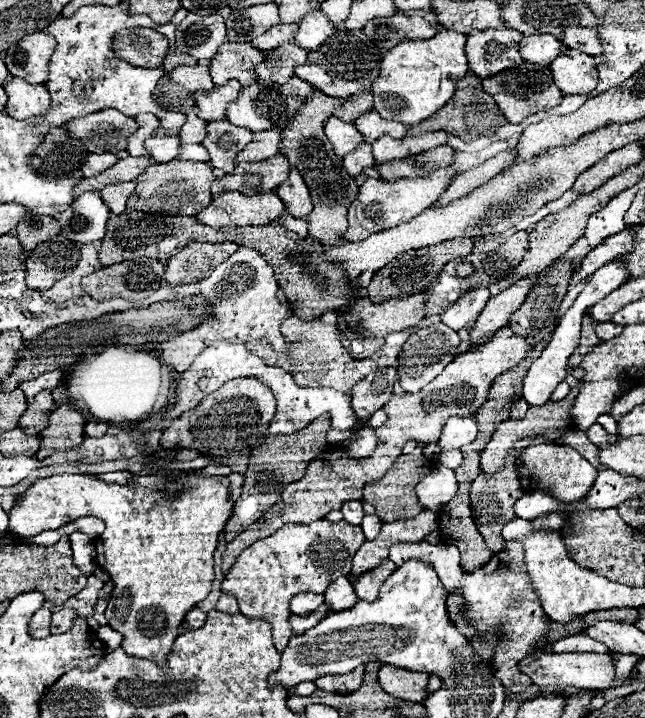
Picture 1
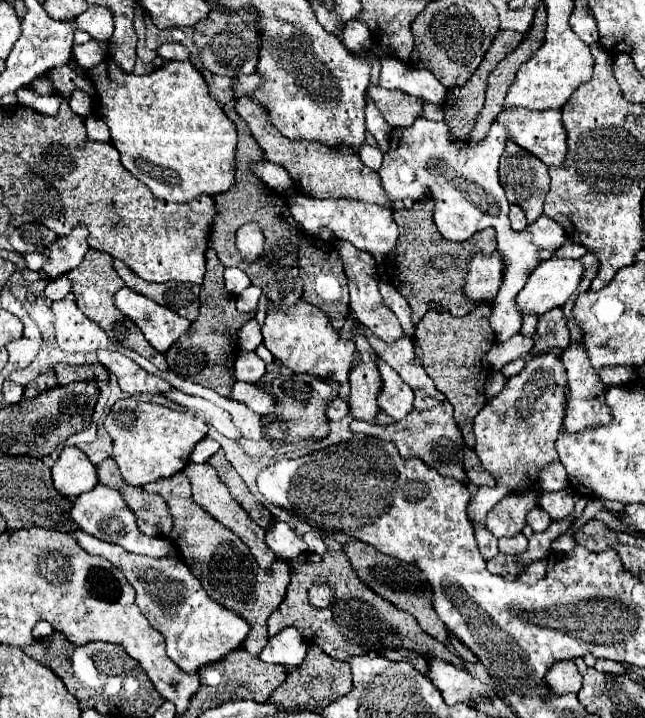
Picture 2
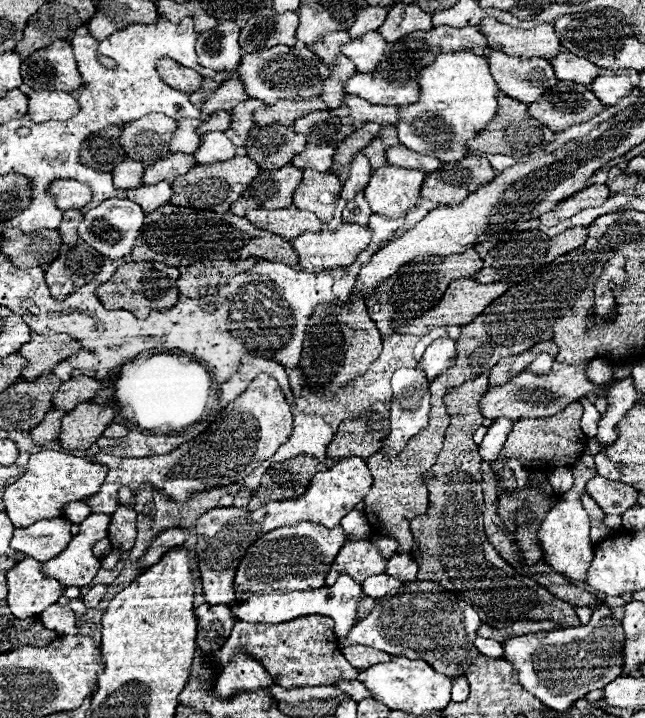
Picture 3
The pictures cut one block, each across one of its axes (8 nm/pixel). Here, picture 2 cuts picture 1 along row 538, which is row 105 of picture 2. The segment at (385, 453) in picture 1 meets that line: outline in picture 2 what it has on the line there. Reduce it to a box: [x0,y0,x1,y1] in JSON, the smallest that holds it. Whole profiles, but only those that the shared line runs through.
[234,98,392,208]

